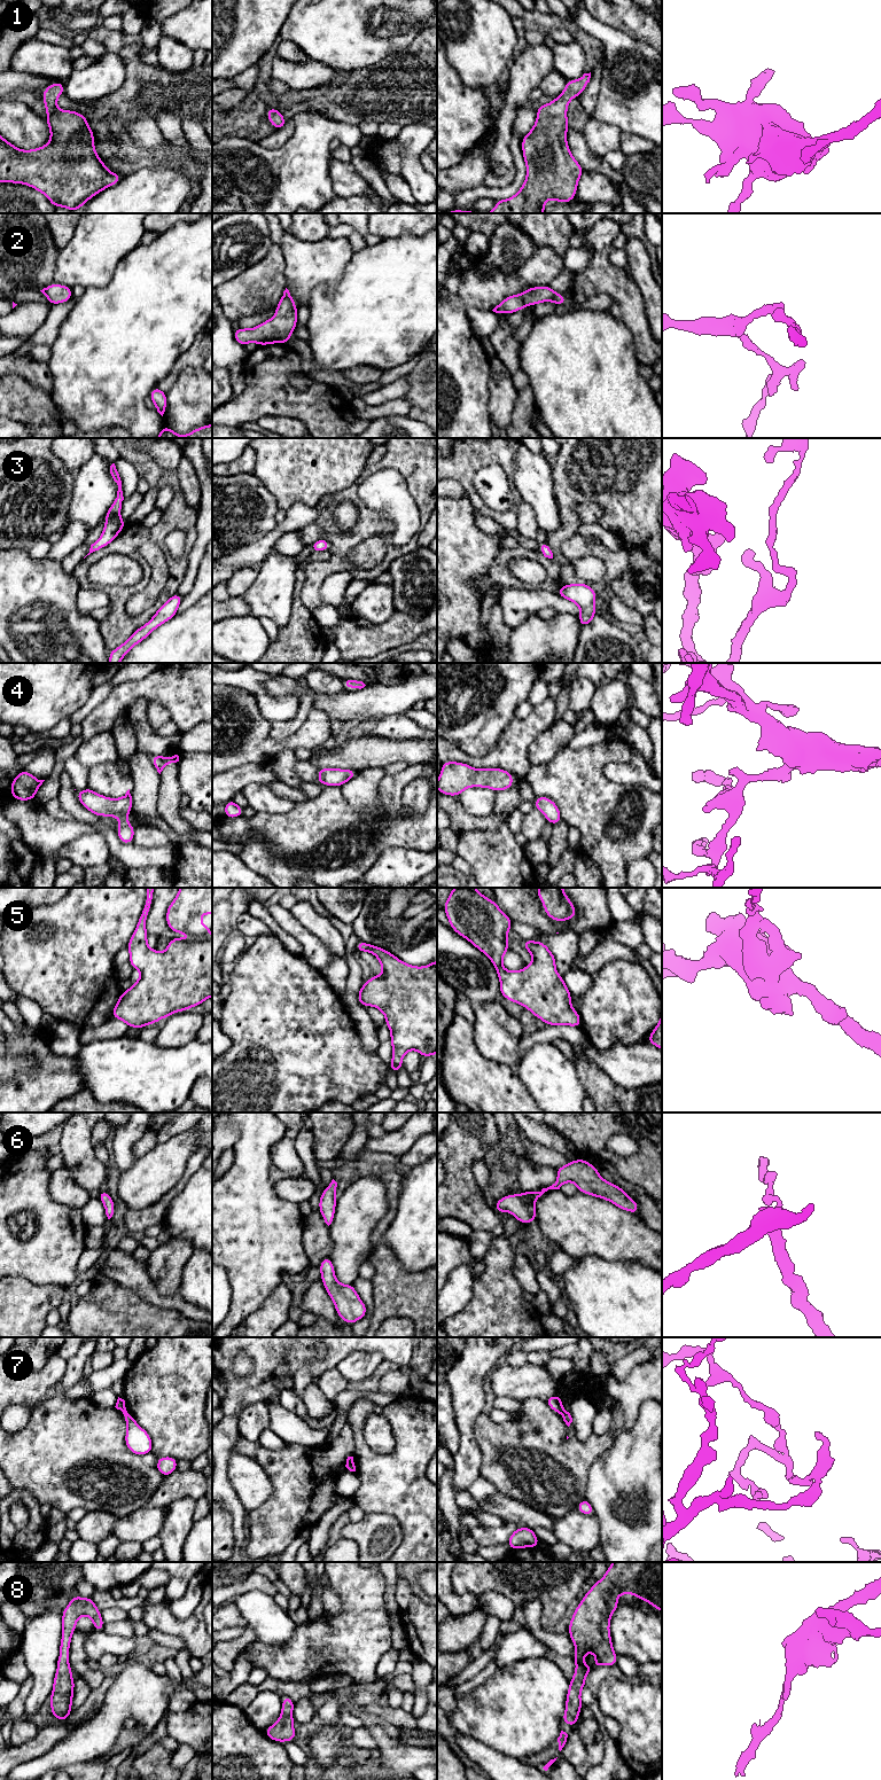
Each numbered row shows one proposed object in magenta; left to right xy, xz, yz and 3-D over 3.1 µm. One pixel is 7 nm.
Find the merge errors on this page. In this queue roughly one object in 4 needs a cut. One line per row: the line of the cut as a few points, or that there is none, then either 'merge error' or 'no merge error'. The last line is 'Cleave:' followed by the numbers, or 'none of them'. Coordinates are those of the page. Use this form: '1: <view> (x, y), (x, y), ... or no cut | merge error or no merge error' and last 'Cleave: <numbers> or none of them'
1: no cut | no merge error
2: no cut | no merge error
3: no cut | no merge error
4: no cut | no merge error
5: no cut | no merge error
6: no cut | no merge error
7: xy (126, 1410), (122, 1412) | merge error
8: no cut | no merge error
Cleave: 7

